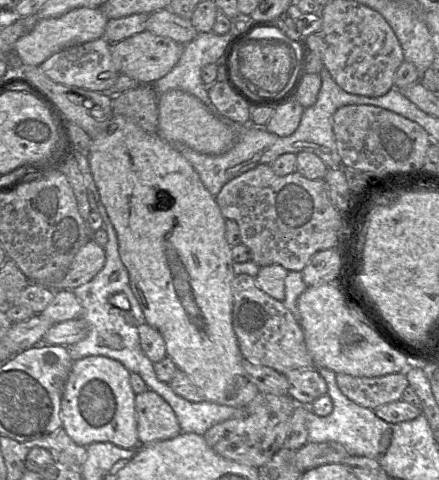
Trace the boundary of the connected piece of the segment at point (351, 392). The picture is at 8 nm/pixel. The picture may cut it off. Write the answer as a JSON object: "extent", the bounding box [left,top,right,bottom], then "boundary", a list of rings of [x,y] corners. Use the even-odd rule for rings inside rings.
{"extent":[336,372,409,410],"boundary":[[[340,372],[336,374],[336,381],[347,398],[372,410],[382,404],[400,400],[409,386],[405,373],[358,377]]]}

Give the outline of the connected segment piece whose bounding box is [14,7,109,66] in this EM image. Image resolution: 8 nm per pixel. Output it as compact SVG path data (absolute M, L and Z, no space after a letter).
M80 7L57 18L39 21L32 31L20 37L14 44L14 53L26 65L40 66L54 53L101 38L108 18L100 8Z

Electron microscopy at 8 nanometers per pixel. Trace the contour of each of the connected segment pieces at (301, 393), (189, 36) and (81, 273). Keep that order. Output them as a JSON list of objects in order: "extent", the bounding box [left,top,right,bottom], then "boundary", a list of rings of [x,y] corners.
[{"extent":[283,369,327,406],"boundary":[[[293,369],[283,373],[288,380],[288,395],[297,404],[310,406],[327,393],[327,384],[318,369]]]},{"extent":[146,8,199,45],"boundary":[[[169,8],[149,14],[146,30],[169,37],[182,45],[192,41],[199,34],[191,20],[175,14]]]},{"extent":[46,239,105,291],"boundary":[[[89,239],[74,256],[66,276],[55,286],[46,287],[52,291],[73,290],[89,282],[104,266],[105,249]]]}]

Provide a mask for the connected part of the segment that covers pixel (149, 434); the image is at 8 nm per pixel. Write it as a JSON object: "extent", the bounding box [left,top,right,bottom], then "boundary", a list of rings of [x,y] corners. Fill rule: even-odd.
{"extent":[135,389,181,444],"boundary":[[[150,389],[135,396],[135,412],[138,440],[141,444],[172,439],[181,433],[171,406]]]}

